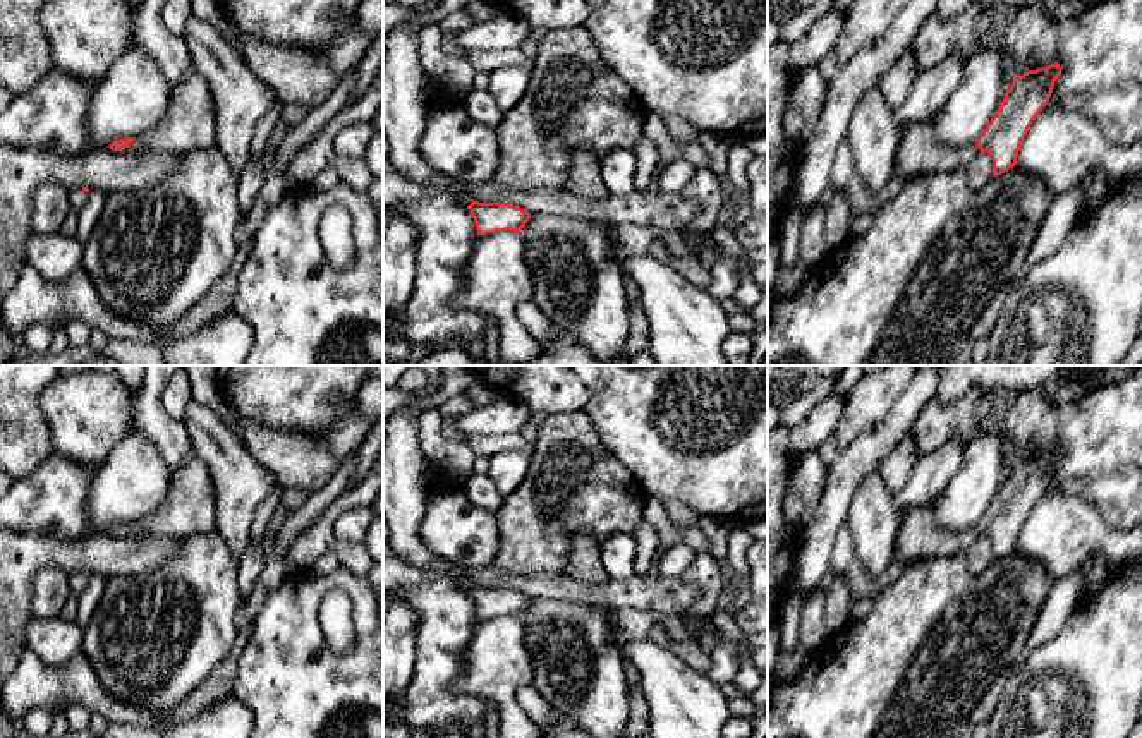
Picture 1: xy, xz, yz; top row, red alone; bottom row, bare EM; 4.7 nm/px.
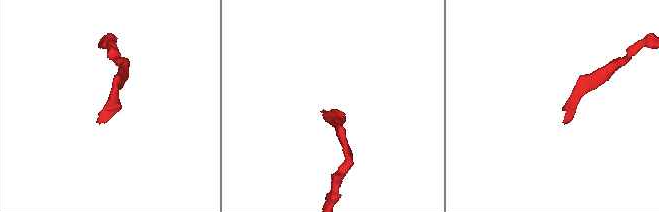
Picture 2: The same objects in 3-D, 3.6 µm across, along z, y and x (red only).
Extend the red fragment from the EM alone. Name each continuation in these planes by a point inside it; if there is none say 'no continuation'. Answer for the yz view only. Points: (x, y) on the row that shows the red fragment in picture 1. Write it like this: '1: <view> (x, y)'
1: yz (917, 151)

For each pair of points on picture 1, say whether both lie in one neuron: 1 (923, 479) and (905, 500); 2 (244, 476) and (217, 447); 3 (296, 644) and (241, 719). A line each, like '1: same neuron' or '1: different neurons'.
1: same neuron
2: same neuron
3: different neurons

